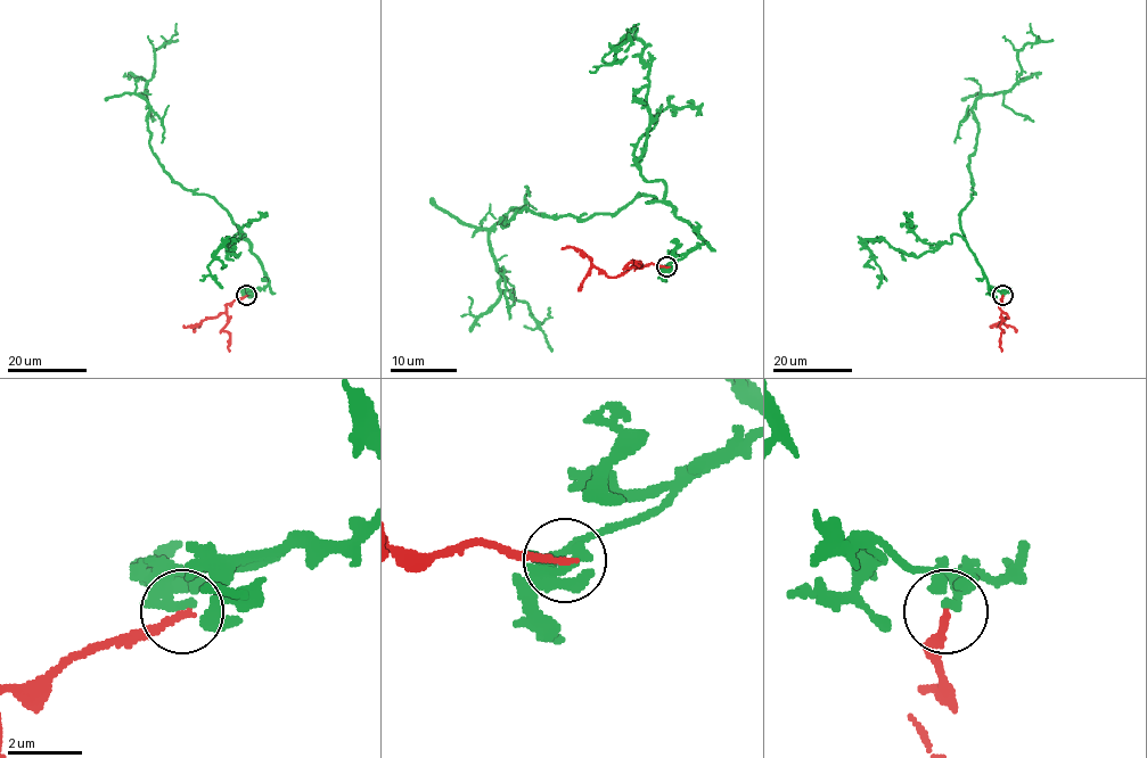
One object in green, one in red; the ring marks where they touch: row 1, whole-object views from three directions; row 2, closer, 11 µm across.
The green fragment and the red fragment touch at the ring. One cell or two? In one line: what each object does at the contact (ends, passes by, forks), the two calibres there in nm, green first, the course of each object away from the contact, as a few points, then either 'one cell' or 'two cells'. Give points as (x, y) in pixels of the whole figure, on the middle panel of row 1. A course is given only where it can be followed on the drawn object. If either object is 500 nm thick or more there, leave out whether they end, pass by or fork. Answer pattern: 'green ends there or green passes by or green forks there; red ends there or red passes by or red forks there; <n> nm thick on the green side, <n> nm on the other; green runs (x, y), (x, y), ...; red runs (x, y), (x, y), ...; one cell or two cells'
green passes by; red ends there; 280 nm thick on the green side, 200 nm on the other; green runs (668, 266), (704, 242), (652, 196), (581, 219), (505, 215), (490, 232), (499, 287), (539, 323), (549, 312); red runs (668, 266), (639, 265), (633, 261), (629, 269), (612, 277), (600, 272), (573, 247), (560, 248); two cells

